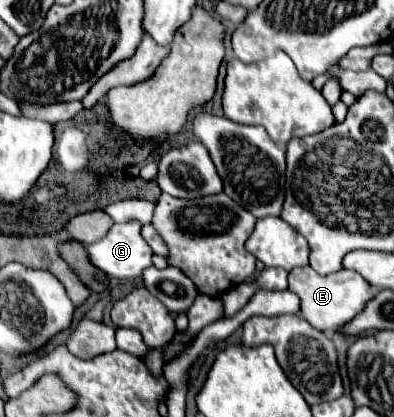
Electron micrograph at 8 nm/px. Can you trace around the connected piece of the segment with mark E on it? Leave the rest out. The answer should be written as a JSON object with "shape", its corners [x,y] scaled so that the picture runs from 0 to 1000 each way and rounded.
{"shape":[[[789,638],[744,643],[744,652],[734,652],[734,695],[749,695],[759,705],[764,753],[794,787],[810,787],[815,796],[850,796],[871,777],[896,767],[952,710],[942,681],[901,647],[860,647],[830,662],[810,662]]]}

